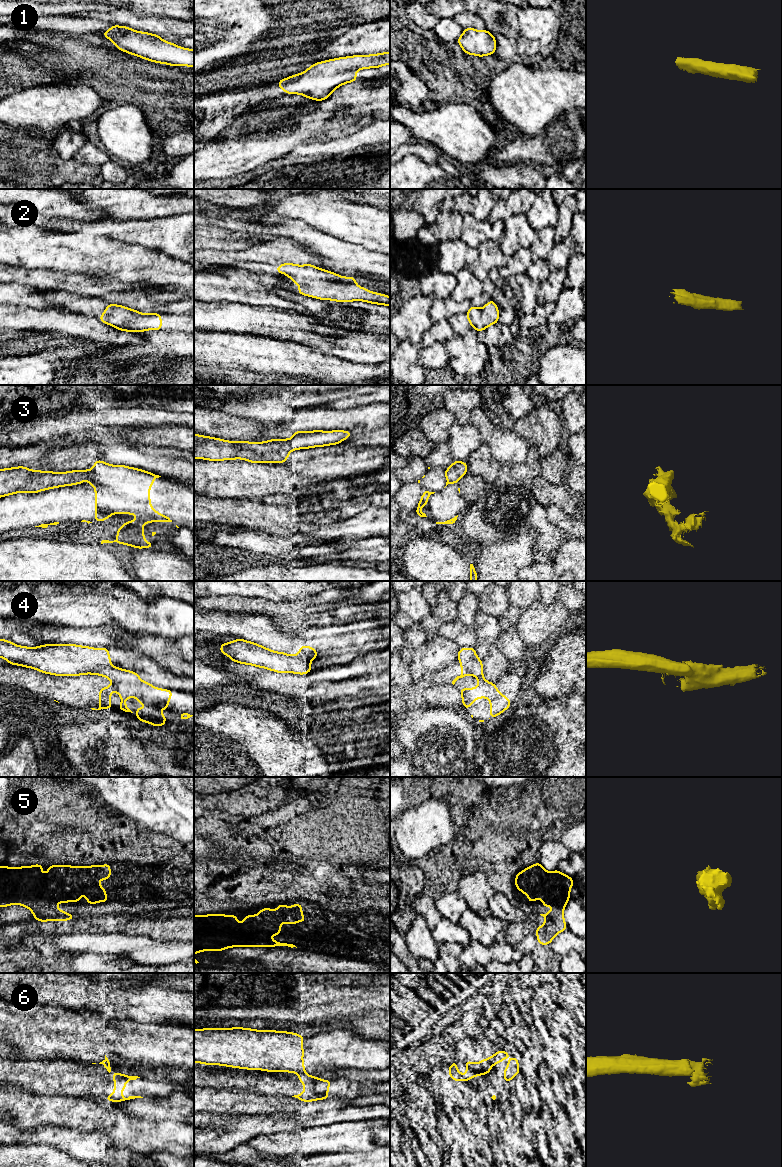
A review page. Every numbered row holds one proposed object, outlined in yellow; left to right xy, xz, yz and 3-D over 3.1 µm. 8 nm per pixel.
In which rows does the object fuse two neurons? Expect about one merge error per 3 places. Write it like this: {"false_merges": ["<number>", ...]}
{"false_merges": ["3", "4", "6"]}

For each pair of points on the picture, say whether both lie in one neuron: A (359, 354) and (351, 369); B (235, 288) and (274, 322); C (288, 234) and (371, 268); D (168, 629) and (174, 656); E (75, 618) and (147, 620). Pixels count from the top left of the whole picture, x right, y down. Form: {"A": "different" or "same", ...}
{"A": "different", "B": "different", "C": "same", "D": "different", "E": "same"}

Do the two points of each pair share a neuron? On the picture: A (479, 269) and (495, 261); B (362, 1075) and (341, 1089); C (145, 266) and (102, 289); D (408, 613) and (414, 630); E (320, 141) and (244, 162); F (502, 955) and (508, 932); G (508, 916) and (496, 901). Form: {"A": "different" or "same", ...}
{"A": "same", "B": "different", "C": "different", "D": "different", "E": "different", "F": "different", "G": "same"}

